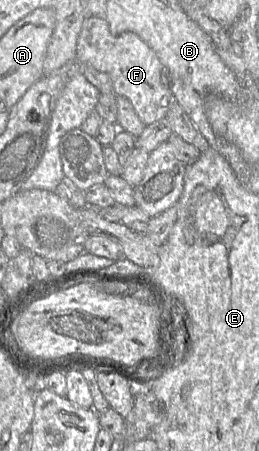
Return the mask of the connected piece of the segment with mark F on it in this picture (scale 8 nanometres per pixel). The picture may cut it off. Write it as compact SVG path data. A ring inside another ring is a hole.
M85 18L77 41L76 62L89 64L100 72L108 73L114 94L128 98L146 126L165 117L175 102L169 77L153 49L133 32L114 35L102 18Z

